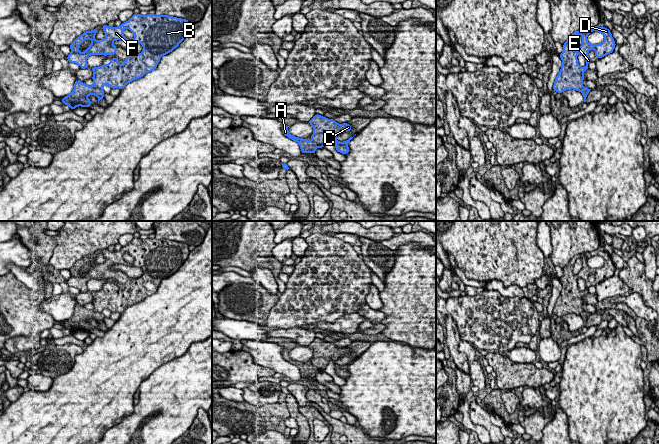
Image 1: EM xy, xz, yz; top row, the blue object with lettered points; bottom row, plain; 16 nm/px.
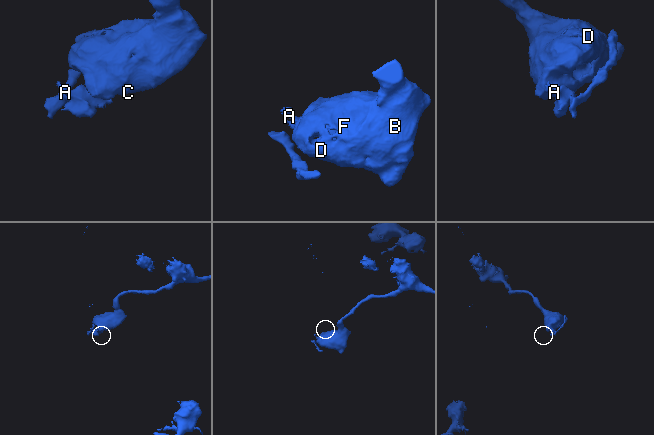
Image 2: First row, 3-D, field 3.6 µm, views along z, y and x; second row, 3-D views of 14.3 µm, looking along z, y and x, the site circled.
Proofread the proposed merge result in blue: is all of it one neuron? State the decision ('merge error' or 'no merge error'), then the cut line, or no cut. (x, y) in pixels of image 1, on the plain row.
merge error | xz (312, 364), (322, 371)

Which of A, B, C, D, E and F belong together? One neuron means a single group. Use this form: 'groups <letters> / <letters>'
groups A / B C D E F

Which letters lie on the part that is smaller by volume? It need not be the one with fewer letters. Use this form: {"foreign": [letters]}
{"foreign": ["A"]}

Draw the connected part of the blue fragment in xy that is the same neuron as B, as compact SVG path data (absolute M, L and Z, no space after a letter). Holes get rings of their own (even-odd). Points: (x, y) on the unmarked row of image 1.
M134 237L127 246L122 247L119 251L110 252L108 249L103 249L102 254L106 258L104 263L94 263L97 252L84 256L70 268L71 277L66 281L67 284L79 289L81 293L86 293L89 291L87 282L90 279L114 279L117 276L114 265L129 265L123 259L125 252L134 258L132 266L140 267L143 275L139 278L128 279L123 289L118 286L117 279L115 282L109 283L109 288L91 292L94 306L92 311L102 313L104 309L109 309L112 313L121 314L129 306L155 294L161 281L172 276L184 264L190 250L187 243L168 239ZM87 263L91 263L92 266L81 277L79 271Z

